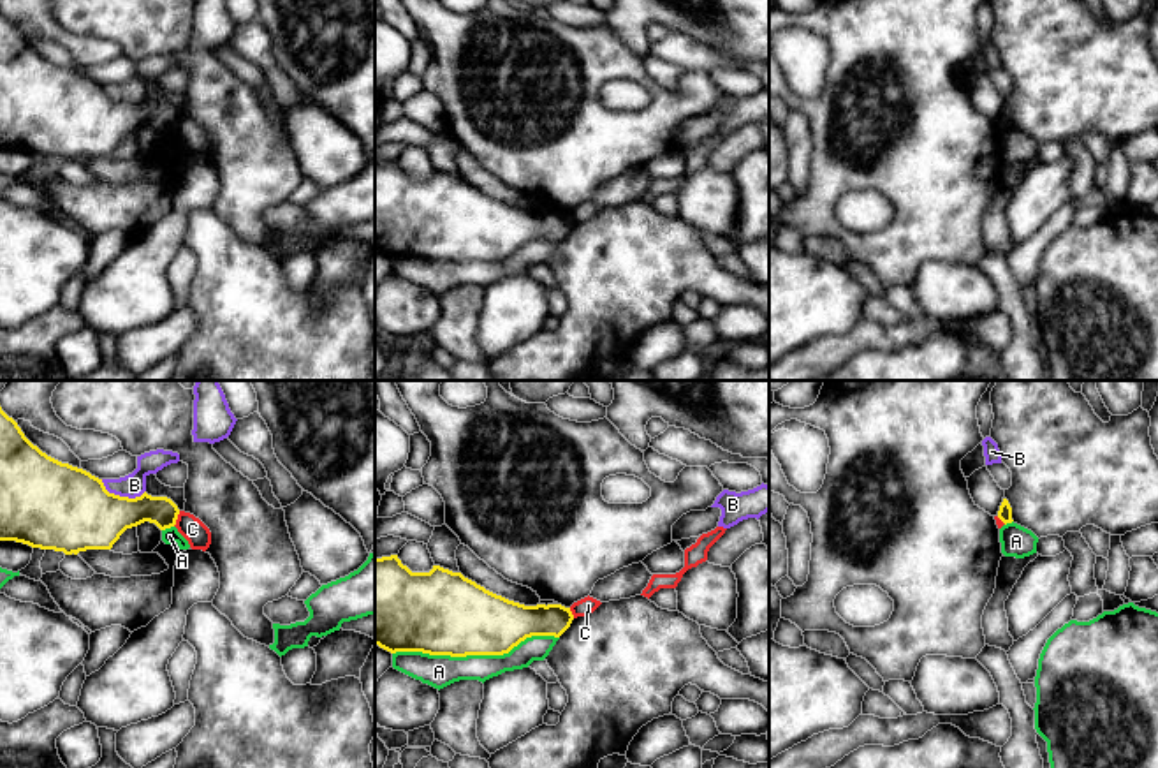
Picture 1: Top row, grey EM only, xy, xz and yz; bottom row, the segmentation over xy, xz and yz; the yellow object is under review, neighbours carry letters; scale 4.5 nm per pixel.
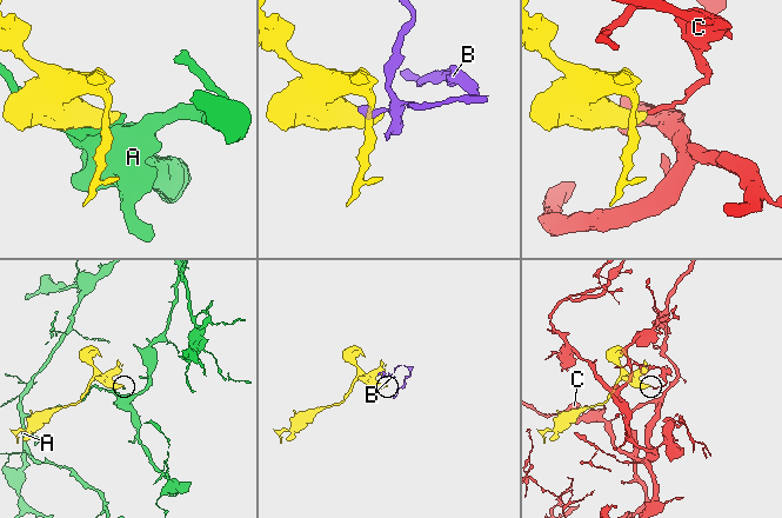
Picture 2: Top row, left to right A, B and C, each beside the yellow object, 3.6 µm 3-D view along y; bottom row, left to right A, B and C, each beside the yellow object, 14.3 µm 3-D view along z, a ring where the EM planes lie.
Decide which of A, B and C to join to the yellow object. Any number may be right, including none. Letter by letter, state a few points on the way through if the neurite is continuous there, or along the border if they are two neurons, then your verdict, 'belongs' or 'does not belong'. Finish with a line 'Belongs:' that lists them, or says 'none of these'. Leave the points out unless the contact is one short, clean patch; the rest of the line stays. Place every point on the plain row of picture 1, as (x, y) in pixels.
A: does not belong
B: border along xy (101, 85), (109, 97), (120, 101), (139, 103), (145, 97); does not belong
C: border along xy (180, 117), (173, 131); does not belong
Belongs: none of these

